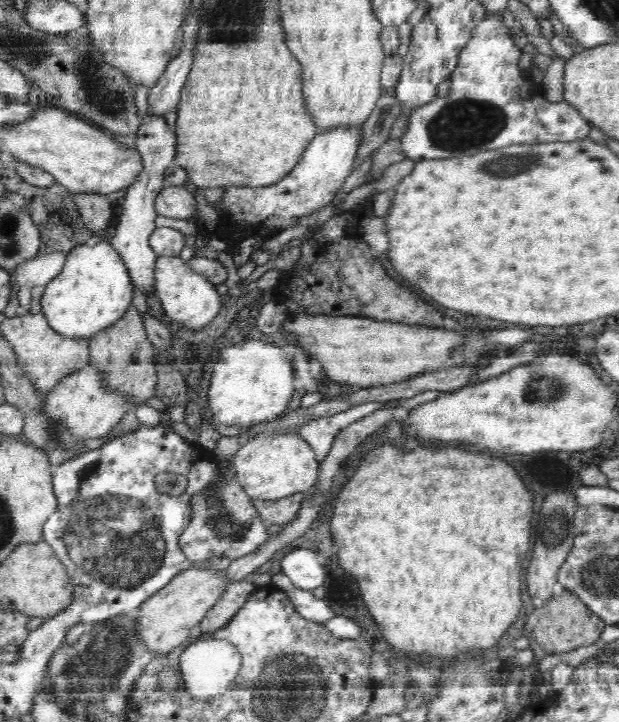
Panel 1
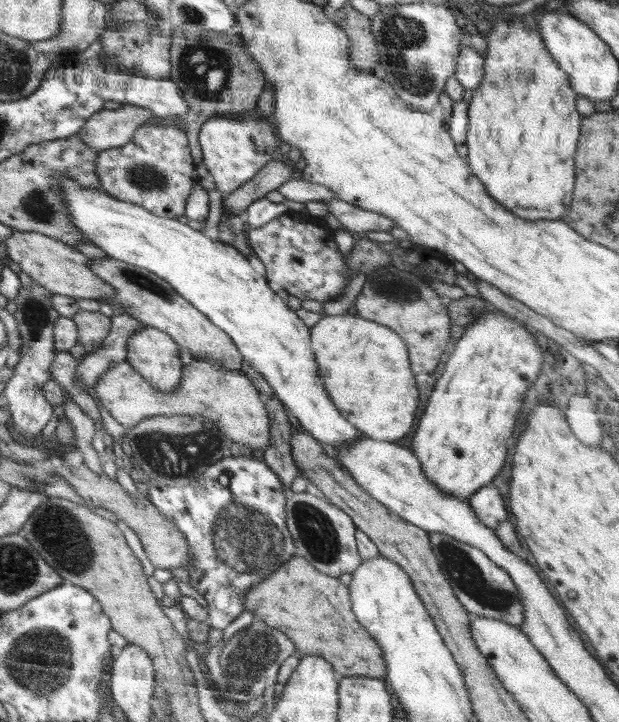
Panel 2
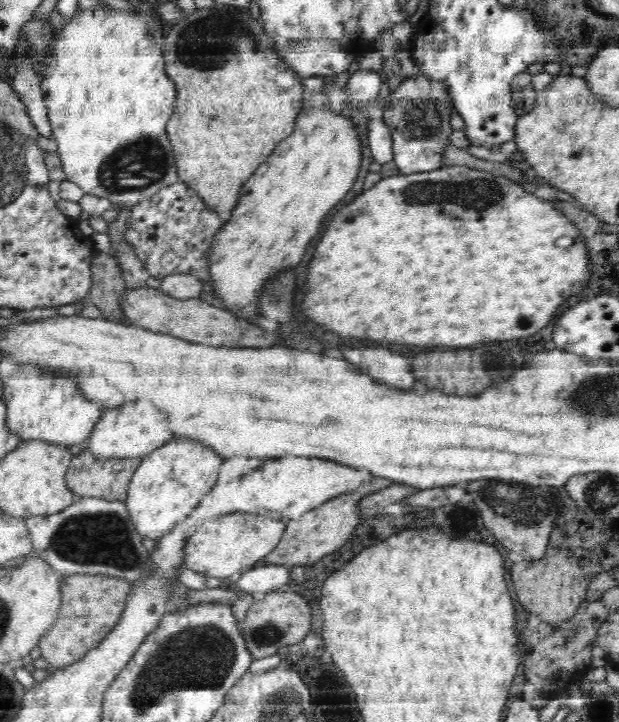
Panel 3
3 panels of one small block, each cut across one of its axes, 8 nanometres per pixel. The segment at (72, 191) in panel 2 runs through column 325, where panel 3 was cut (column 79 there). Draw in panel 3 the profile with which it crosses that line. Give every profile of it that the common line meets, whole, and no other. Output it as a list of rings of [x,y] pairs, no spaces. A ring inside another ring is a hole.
[[[31,363],[18,366],[12,376],[4,379],[2,386],[8,427],[22,443],[28,439],[42,439],[74,450],[84,445],[103,416],[104,409],[103,404],[86,400],[84,392],[78,390],[78,384],[79,381],[68,371]]]

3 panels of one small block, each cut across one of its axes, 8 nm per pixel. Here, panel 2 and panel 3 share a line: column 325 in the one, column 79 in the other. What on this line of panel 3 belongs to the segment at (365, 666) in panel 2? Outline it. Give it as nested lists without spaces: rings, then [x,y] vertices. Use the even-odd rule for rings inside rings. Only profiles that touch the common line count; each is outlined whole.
[[[73,574],[61,581],[61,606],[56,622],[41,635],[41,657],[57,669],[81,659],[116,626],[132,584],[107,574]]]

